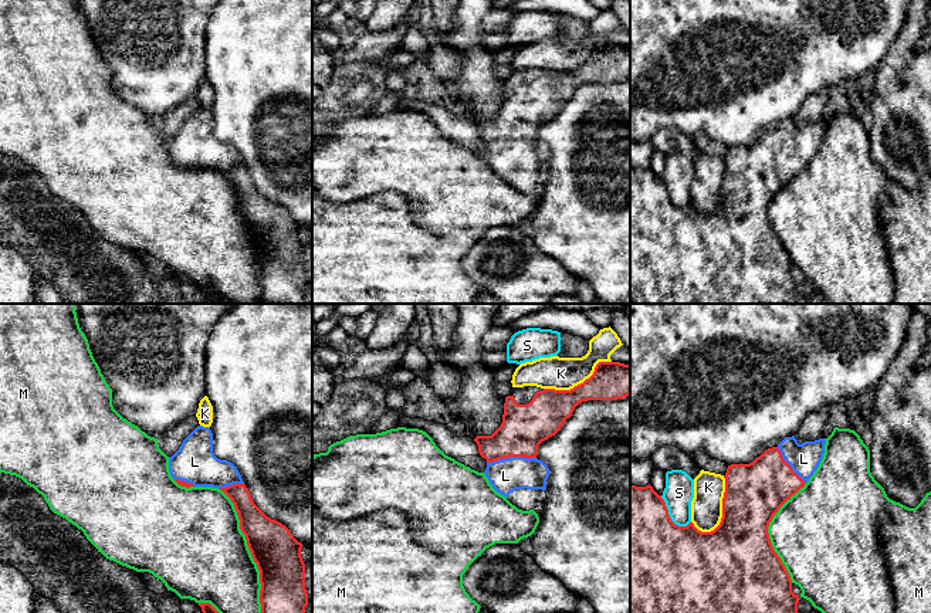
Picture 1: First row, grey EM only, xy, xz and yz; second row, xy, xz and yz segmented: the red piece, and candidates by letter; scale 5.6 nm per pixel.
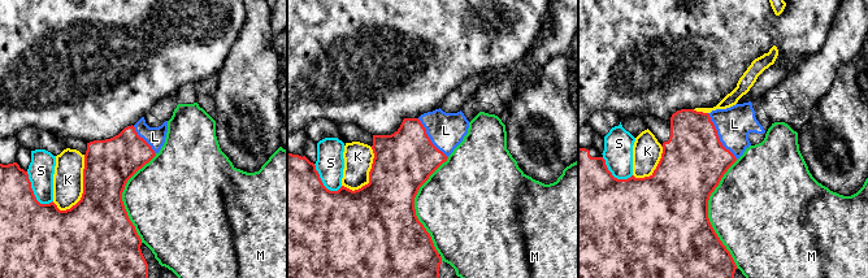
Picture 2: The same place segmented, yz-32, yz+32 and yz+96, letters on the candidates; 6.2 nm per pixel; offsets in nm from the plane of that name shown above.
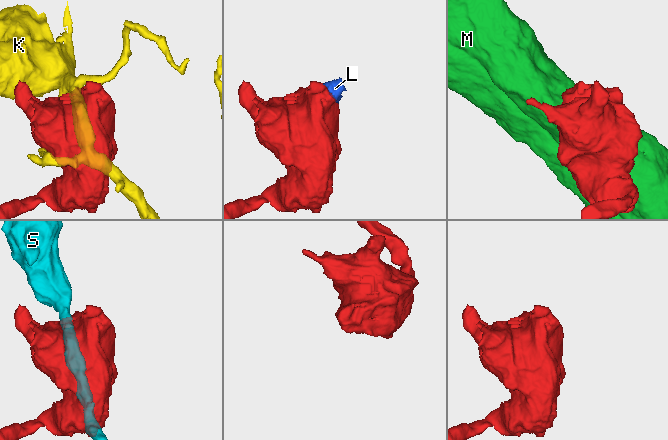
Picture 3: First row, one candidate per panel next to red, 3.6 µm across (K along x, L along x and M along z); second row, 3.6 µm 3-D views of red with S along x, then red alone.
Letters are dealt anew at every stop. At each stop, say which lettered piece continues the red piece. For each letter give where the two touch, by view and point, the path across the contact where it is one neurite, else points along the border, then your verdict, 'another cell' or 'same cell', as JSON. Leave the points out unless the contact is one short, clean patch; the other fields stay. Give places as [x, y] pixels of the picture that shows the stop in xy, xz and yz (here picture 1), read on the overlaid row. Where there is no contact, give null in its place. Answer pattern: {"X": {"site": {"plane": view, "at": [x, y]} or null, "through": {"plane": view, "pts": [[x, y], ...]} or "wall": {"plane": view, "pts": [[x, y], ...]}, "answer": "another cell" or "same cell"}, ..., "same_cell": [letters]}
{"K": {"site": {"plane": "yz", "at": [723, 508]}, "answer": "another cell"}, "L": {"site": {"plane": "xz", "at": [511, 456]}, "answer": "same cell"}, "M": {"site": {"plane": "xy", "at": [250, 551]}, "answer": "another cell"}, "S": {"site": {"plane": "yz", "at": [669, 515]}, "answer": "another cell"}, "same_cell": ["L"]}

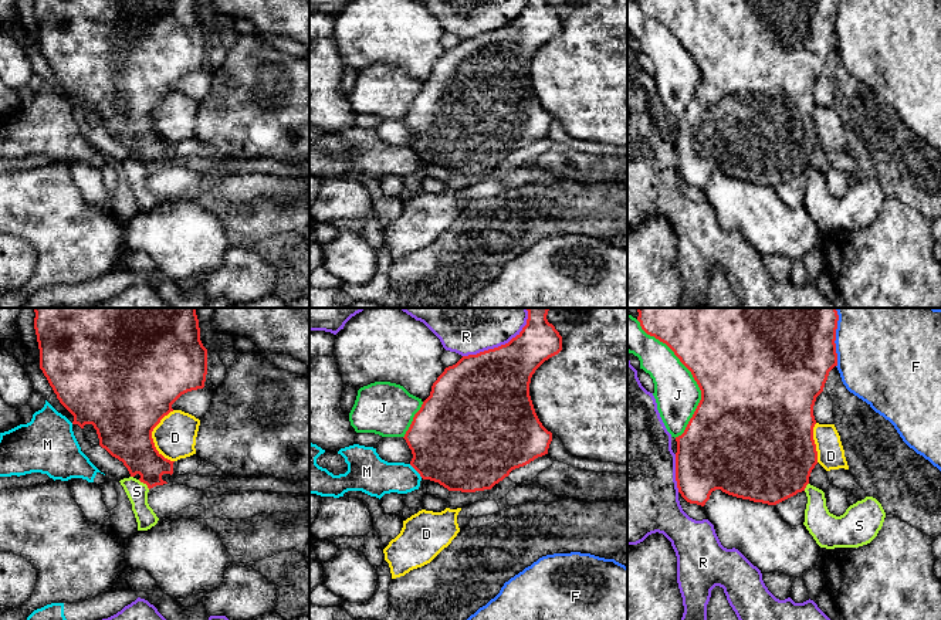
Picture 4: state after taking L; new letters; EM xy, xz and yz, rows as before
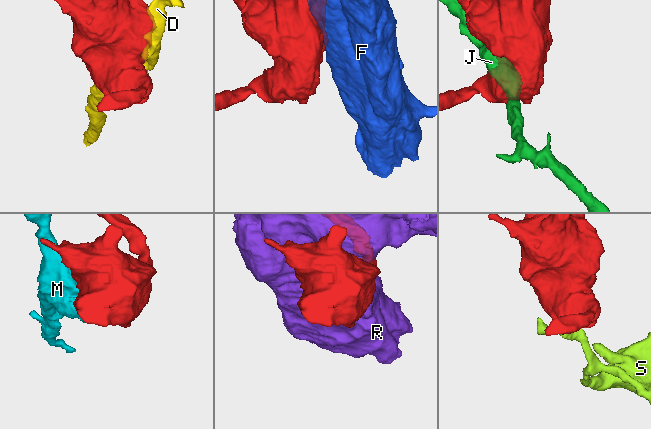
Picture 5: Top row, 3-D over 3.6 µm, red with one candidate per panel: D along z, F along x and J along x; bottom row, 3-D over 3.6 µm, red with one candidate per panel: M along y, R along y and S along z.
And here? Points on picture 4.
{"D": {"site": {"plane": "xy", "at": [151, 436]}, "answer": "another cell"}, "F": {"site": {"plane": "yz", "at": [835, 338]}, "answer": "another cell"}, "J": {"site": {"plane": "yz", "at": [691, 373]}, "answer": "another cell"}, "M": {"site": {"plane": "xz", "at": [416, 470]}, "answer": "another cell"}, "R": {"site": {"plane": "xz", "at": [503, 345]}, "answer": "another cell"}, "S": {"site": {"plane": "xy", "at": [144, 483]}, "wall": {"plane": "xy", "pts": [[138, 480], [149, 488]]}, "answer": "another cell"}, "same_cell": []}

